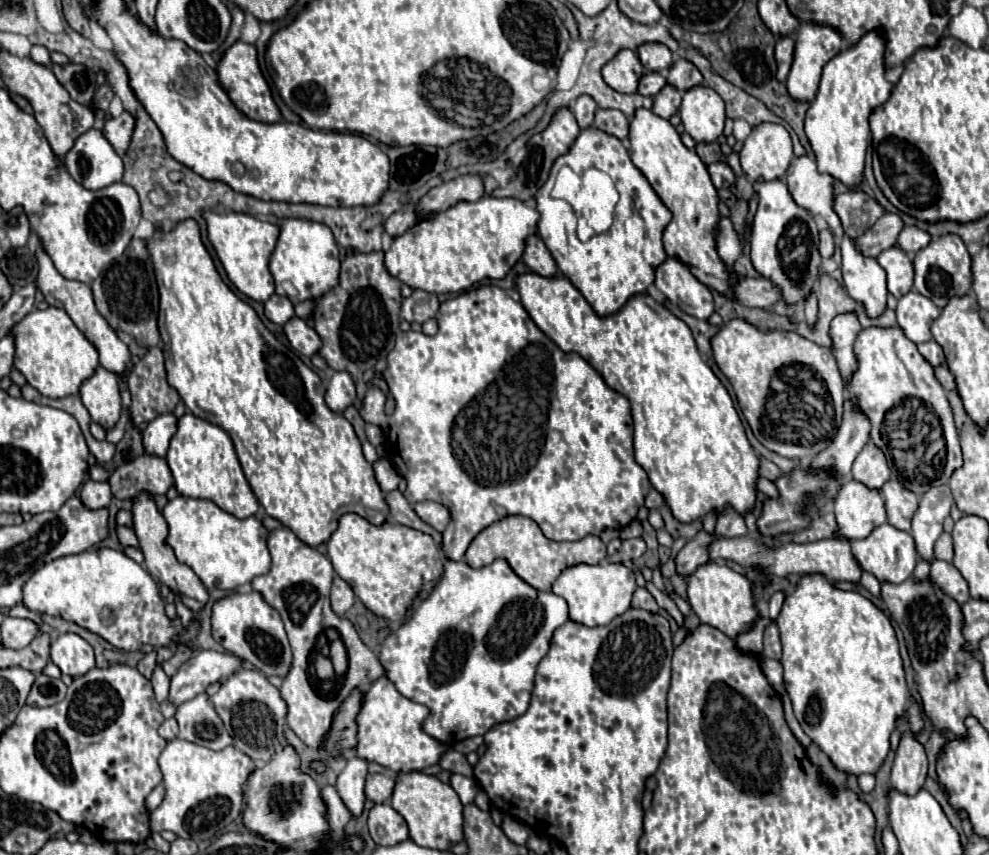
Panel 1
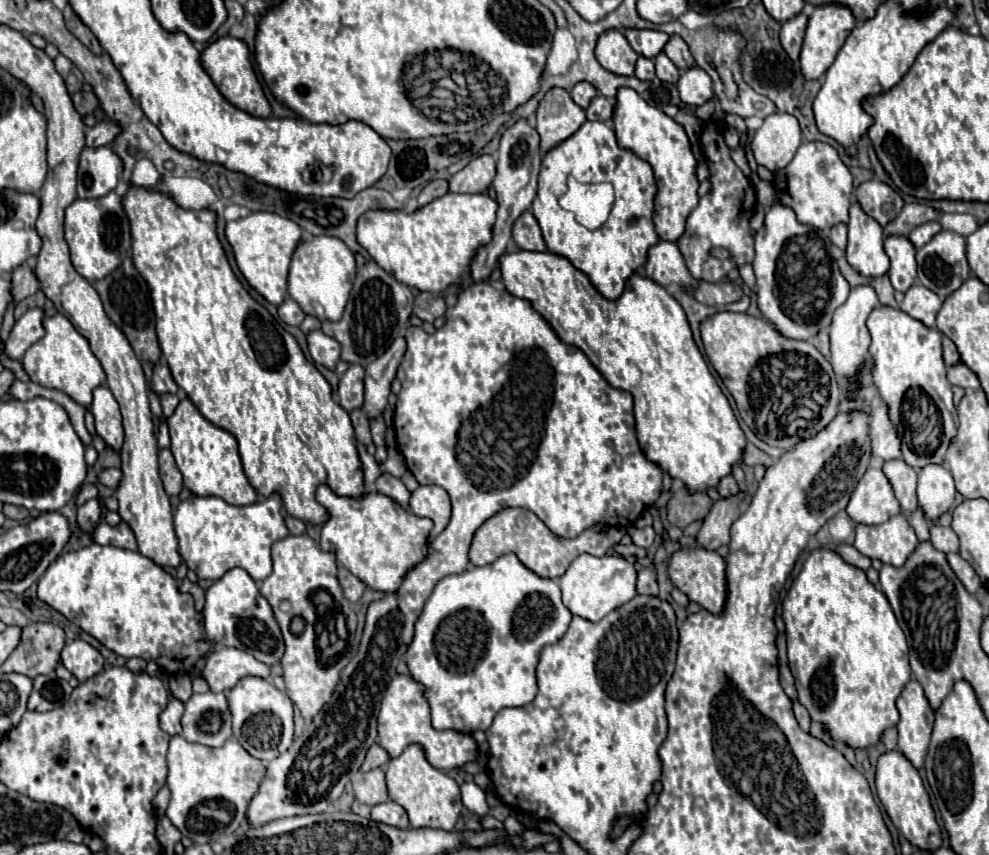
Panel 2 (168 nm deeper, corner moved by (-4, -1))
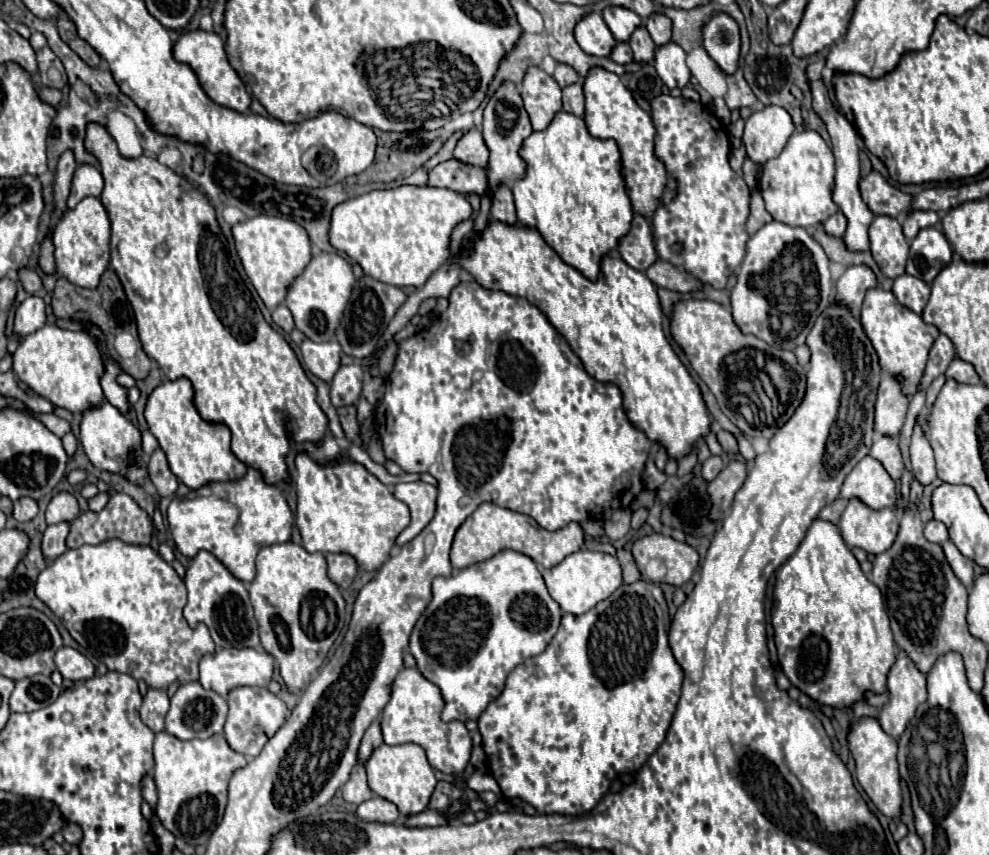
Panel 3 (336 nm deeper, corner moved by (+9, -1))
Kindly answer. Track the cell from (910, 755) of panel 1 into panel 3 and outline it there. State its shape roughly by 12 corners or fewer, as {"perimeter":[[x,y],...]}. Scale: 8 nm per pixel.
{"perimeter":[[902,651],[878,721],[898,739],[926,701],[926,677]]}

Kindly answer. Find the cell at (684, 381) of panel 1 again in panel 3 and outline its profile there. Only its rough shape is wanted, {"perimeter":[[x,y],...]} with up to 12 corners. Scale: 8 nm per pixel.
{"perimeter":[[492,221],[460,263],[538,307],[630,423],[680,461],[704,397],[656,287],[618,255],[592,283],[536,229]]}

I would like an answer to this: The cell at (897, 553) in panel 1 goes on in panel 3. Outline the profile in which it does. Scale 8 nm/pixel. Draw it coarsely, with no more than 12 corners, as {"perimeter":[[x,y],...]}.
{"perimeter":[[850,499],[842,513],[848,547],[880,555],[900,521],[892,509],[872,511]]}

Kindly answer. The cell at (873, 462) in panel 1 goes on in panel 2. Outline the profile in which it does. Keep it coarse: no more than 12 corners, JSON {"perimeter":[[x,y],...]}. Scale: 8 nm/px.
{"perimeter":[[883,399],[873,405],[869,435],[875,459],[901,457],[901,439]]}

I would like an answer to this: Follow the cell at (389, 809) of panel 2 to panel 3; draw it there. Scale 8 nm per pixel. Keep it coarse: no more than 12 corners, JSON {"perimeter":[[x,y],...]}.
{"perimeter":[[378,797],[360,803],[356,815],[364,821],[396,823],[396,805]]}

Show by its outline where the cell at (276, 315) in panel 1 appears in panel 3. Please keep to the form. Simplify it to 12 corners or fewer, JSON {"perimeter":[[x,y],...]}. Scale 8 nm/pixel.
{"perimeter":[[284,303],[272,309],[272,321],[286,333],[294,329],[292,315]]}

